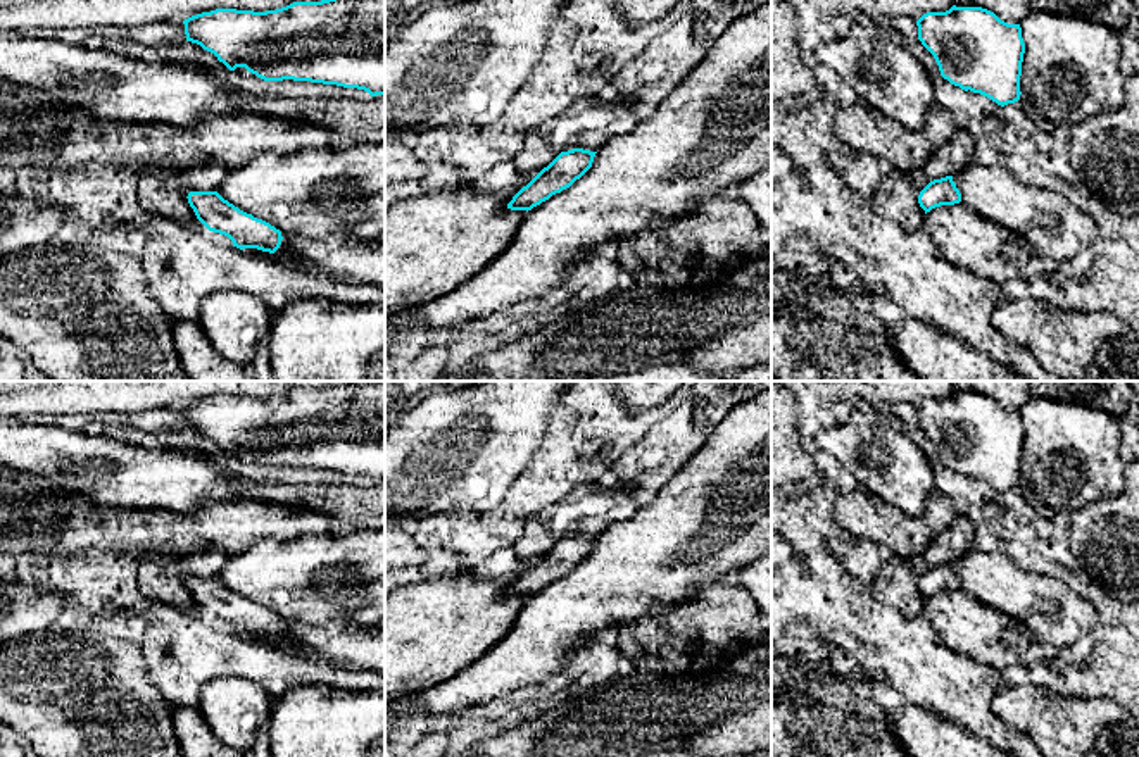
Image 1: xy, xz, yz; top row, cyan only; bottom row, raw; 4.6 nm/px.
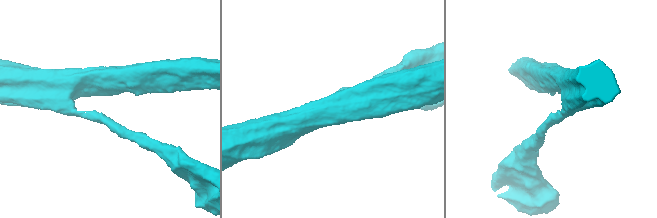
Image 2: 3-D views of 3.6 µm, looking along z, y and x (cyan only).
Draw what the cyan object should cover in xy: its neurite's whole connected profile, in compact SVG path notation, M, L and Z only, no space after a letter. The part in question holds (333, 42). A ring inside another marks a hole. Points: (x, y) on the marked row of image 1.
M385 0L293 2L266 12L216 9L183 21L186 41L214 53L230 71L245 67L264 81L311 81L385 95Z

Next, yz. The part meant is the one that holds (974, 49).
M956 7L927 12L918 21L918 40L934 55L941 76L965 91L980 93L1004 107L1020 100L1025 53L1020 24L1008 24L982 7Z

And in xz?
M573 148L561 152L544 167L526 186L523 186L507 203L511 210L532 210L552 195L570 188L580 179L594 162L597 152Z

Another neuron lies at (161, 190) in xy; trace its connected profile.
M207 164L192 169L152 167L138 172L138 203L143 210L195 229L198 219L188 203L190 191L217 191L228 169Z

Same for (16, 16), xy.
M0 0L0 31L55 28L91 34L102 26L183 22L216 9L266 12L321 0Z

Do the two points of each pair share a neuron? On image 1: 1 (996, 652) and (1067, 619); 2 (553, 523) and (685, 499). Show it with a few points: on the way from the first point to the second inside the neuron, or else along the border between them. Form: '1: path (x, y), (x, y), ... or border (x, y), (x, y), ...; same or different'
1: border (1000, 613), (1017, 619), (1034, 637); different
2: border (637, 509), (603, 533); different

